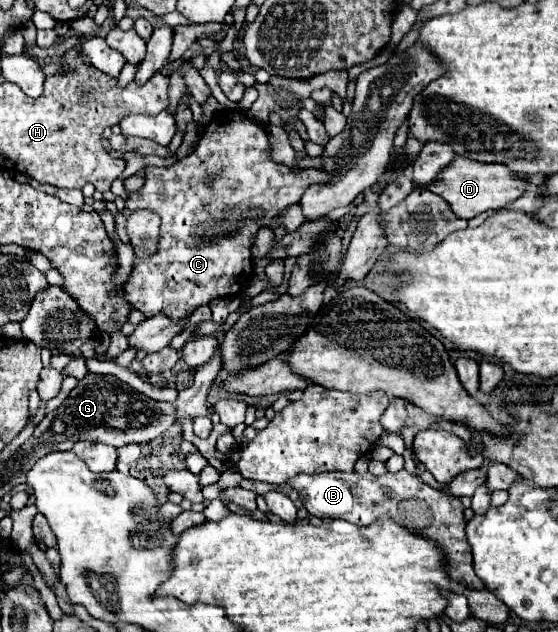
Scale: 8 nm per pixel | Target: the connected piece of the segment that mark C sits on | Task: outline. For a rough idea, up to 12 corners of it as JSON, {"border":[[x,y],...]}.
{"border":[[242,112],[144,168],[162,218],[124,298],[178,322],[250,278],[258,230],[332,178],[268,158]]}

